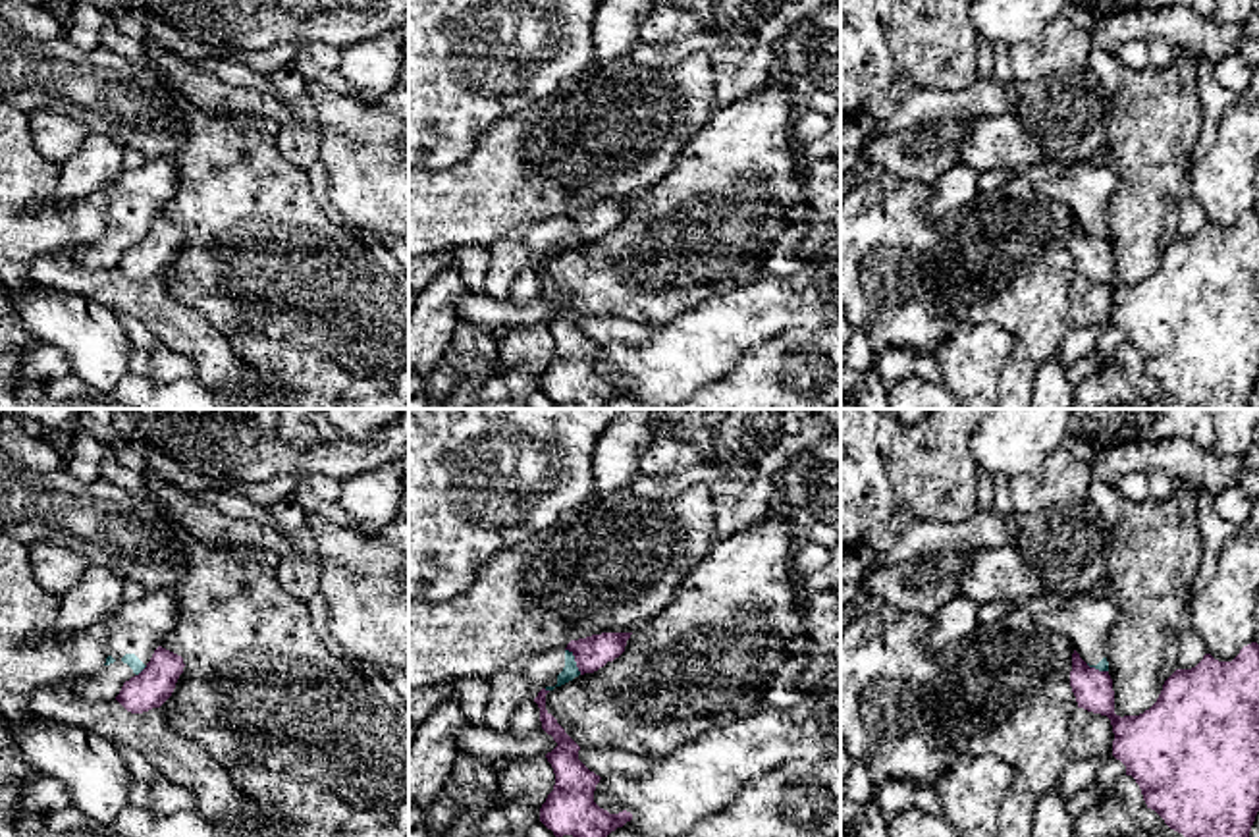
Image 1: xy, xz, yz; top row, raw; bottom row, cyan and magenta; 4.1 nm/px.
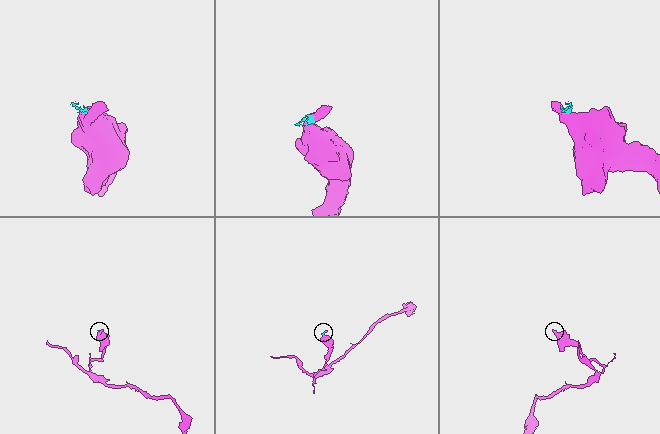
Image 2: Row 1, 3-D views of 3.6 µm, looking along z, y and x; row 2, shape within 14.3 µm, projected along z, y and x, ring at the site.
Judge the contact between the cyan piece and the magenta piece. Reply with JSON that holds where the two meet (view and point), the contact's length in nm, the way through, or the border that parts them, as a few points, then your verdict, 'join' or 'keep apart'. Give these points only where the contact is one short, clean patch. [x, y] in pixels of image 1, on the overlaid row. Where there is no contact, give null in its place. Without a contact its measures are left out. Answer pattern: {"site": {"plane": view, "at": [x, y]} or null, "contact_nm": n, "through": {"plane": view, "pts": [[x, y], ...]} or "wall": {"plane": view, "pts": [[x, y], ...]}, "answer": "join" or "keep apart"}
{"site": {"plane": "xz", "at": [575, 662]}, "contact_nm": 130, "wall": {"plane": "xz", "pts": [[565, 648], [581, 674]]}, "answer": "keep apart"}

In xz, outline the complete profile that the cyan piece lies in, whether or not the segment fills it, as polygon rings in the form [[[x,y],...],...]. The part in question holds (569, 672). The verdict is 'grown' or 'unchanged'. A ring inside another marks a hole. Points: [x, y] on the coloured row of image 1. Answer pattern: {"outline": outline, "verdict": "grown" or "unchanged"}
{"outline": [[[546,650],[526,663],[496,671],[490,677],[484,725],[496,733],[507,733],[521,702],[534,700],[542,688],[553,690],[578,675],[575,656],[569,650]]], "verdict": "grown"}

